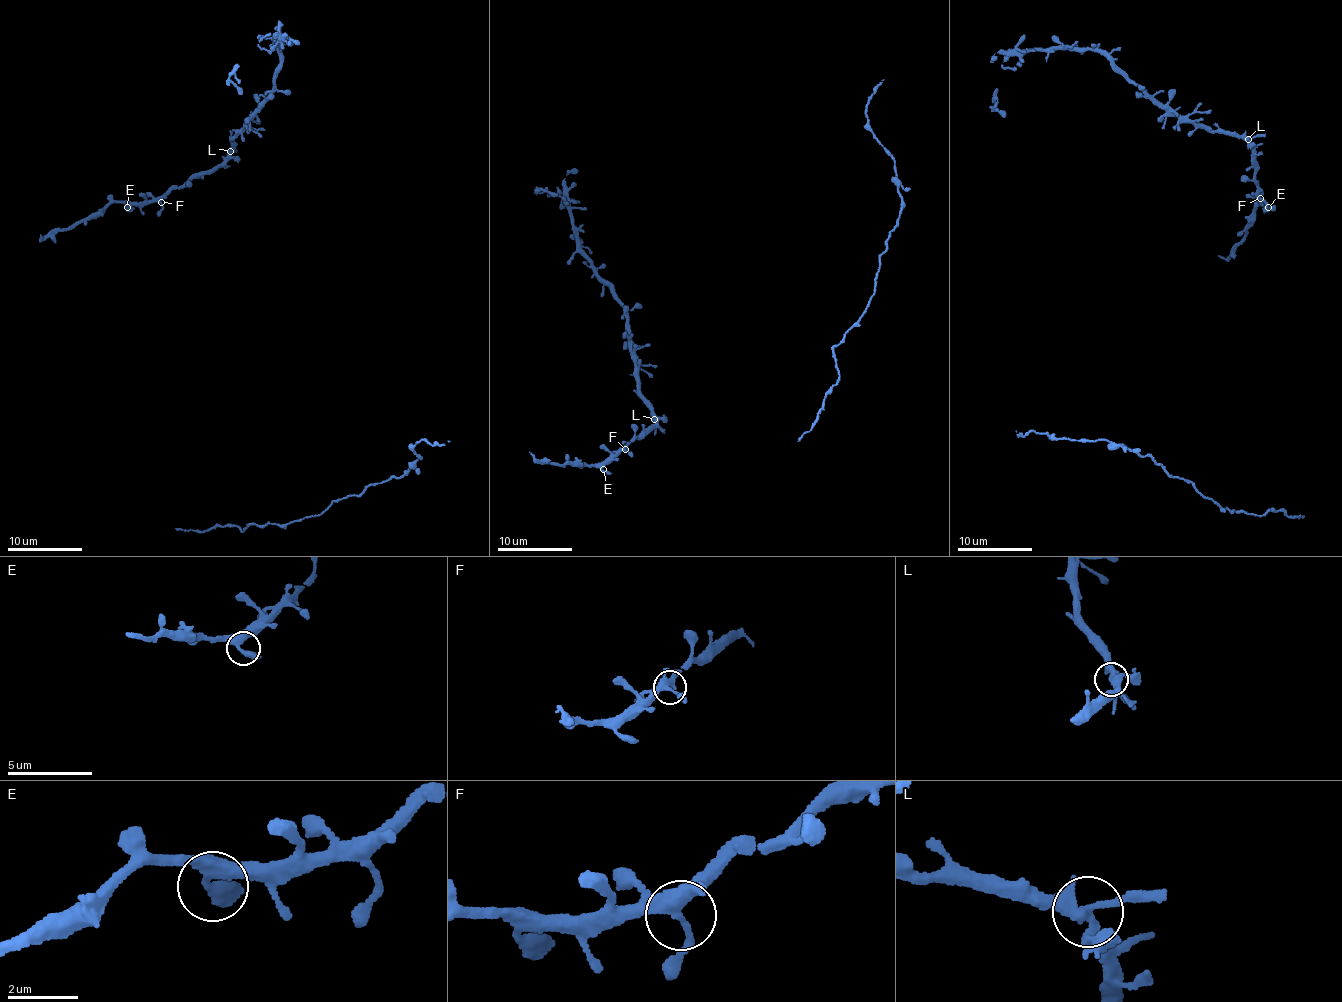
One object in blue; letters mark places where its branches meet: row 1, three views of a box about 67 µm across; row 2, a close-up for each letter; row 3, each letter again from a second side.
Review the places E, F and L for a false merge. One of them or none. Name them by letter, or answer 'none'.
L

